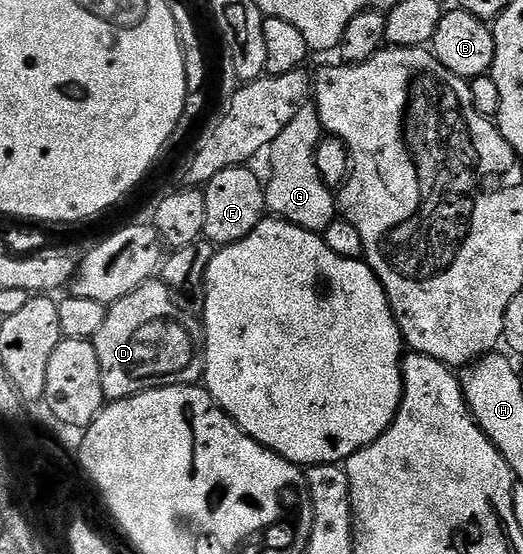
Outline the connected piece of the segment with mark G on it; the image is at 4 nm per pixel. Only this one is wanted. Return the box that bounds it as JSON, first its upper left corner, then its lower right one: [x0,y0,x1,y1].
[264,106,338,234]

